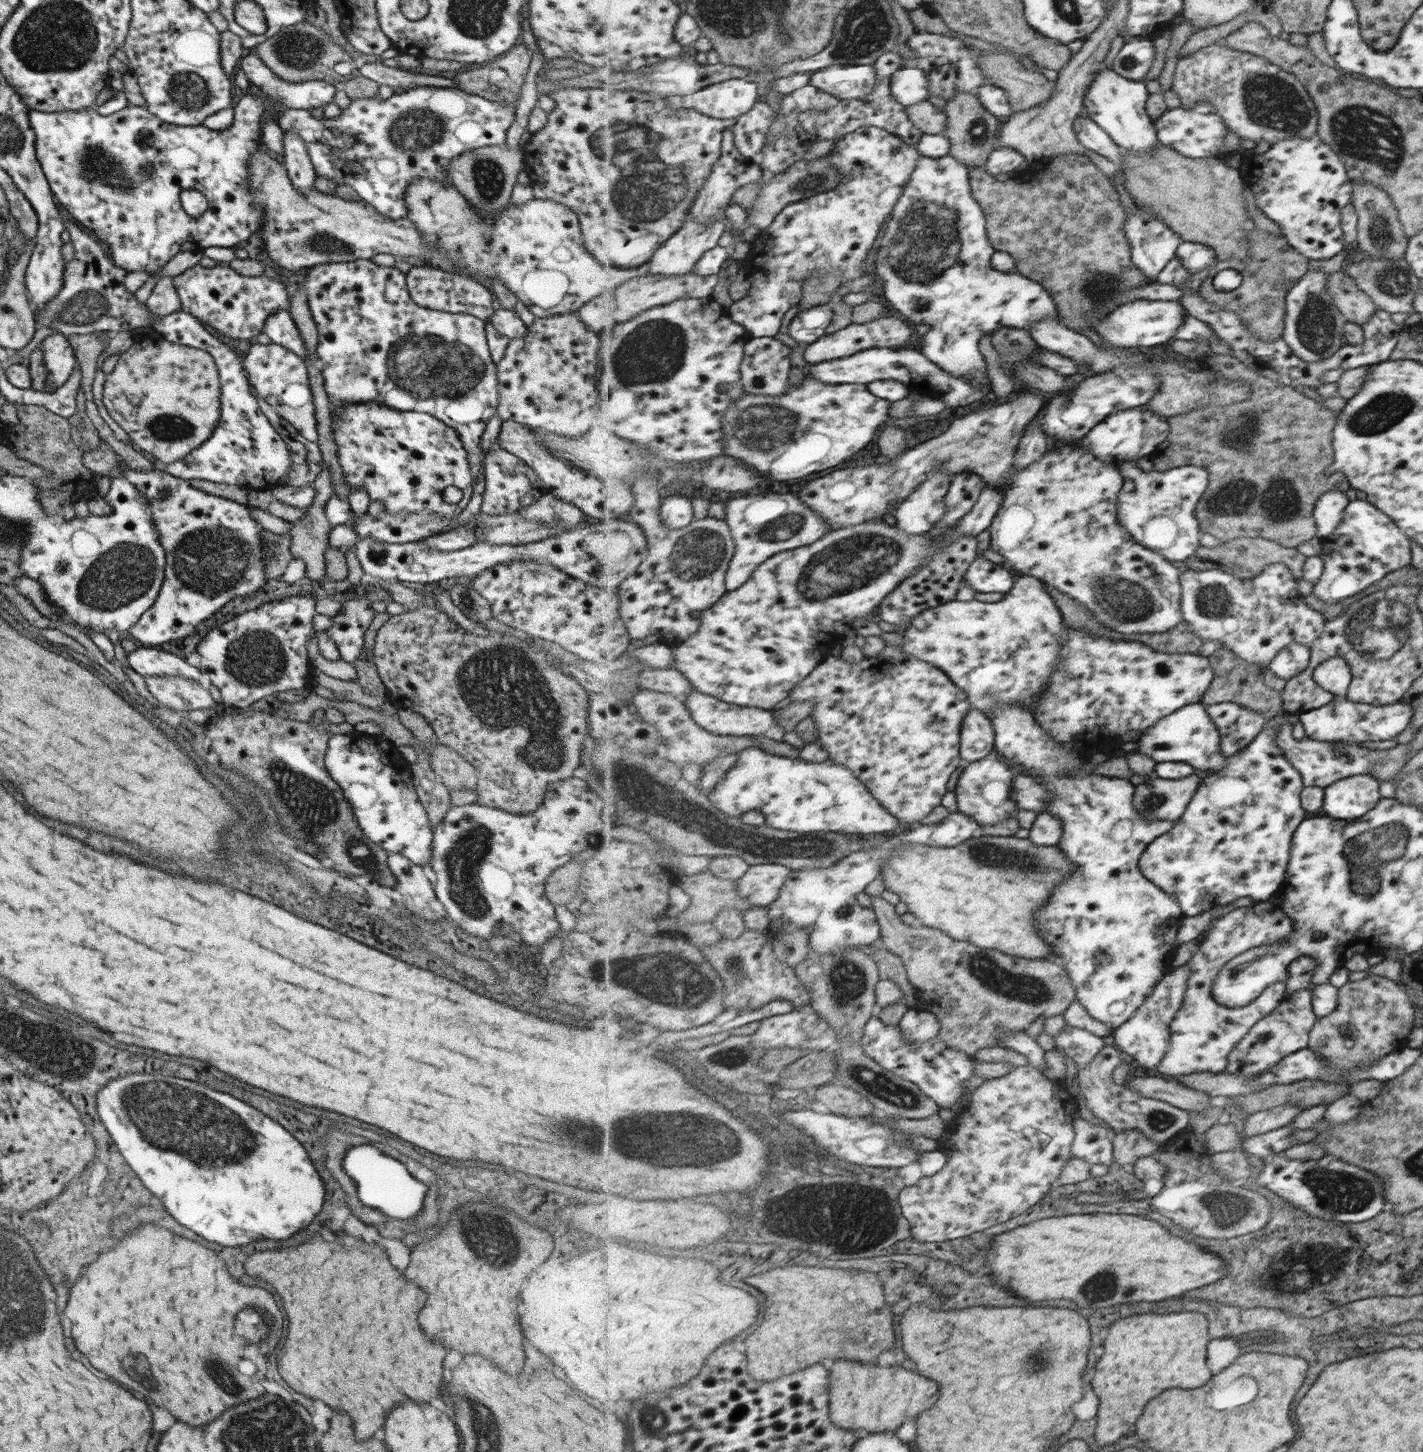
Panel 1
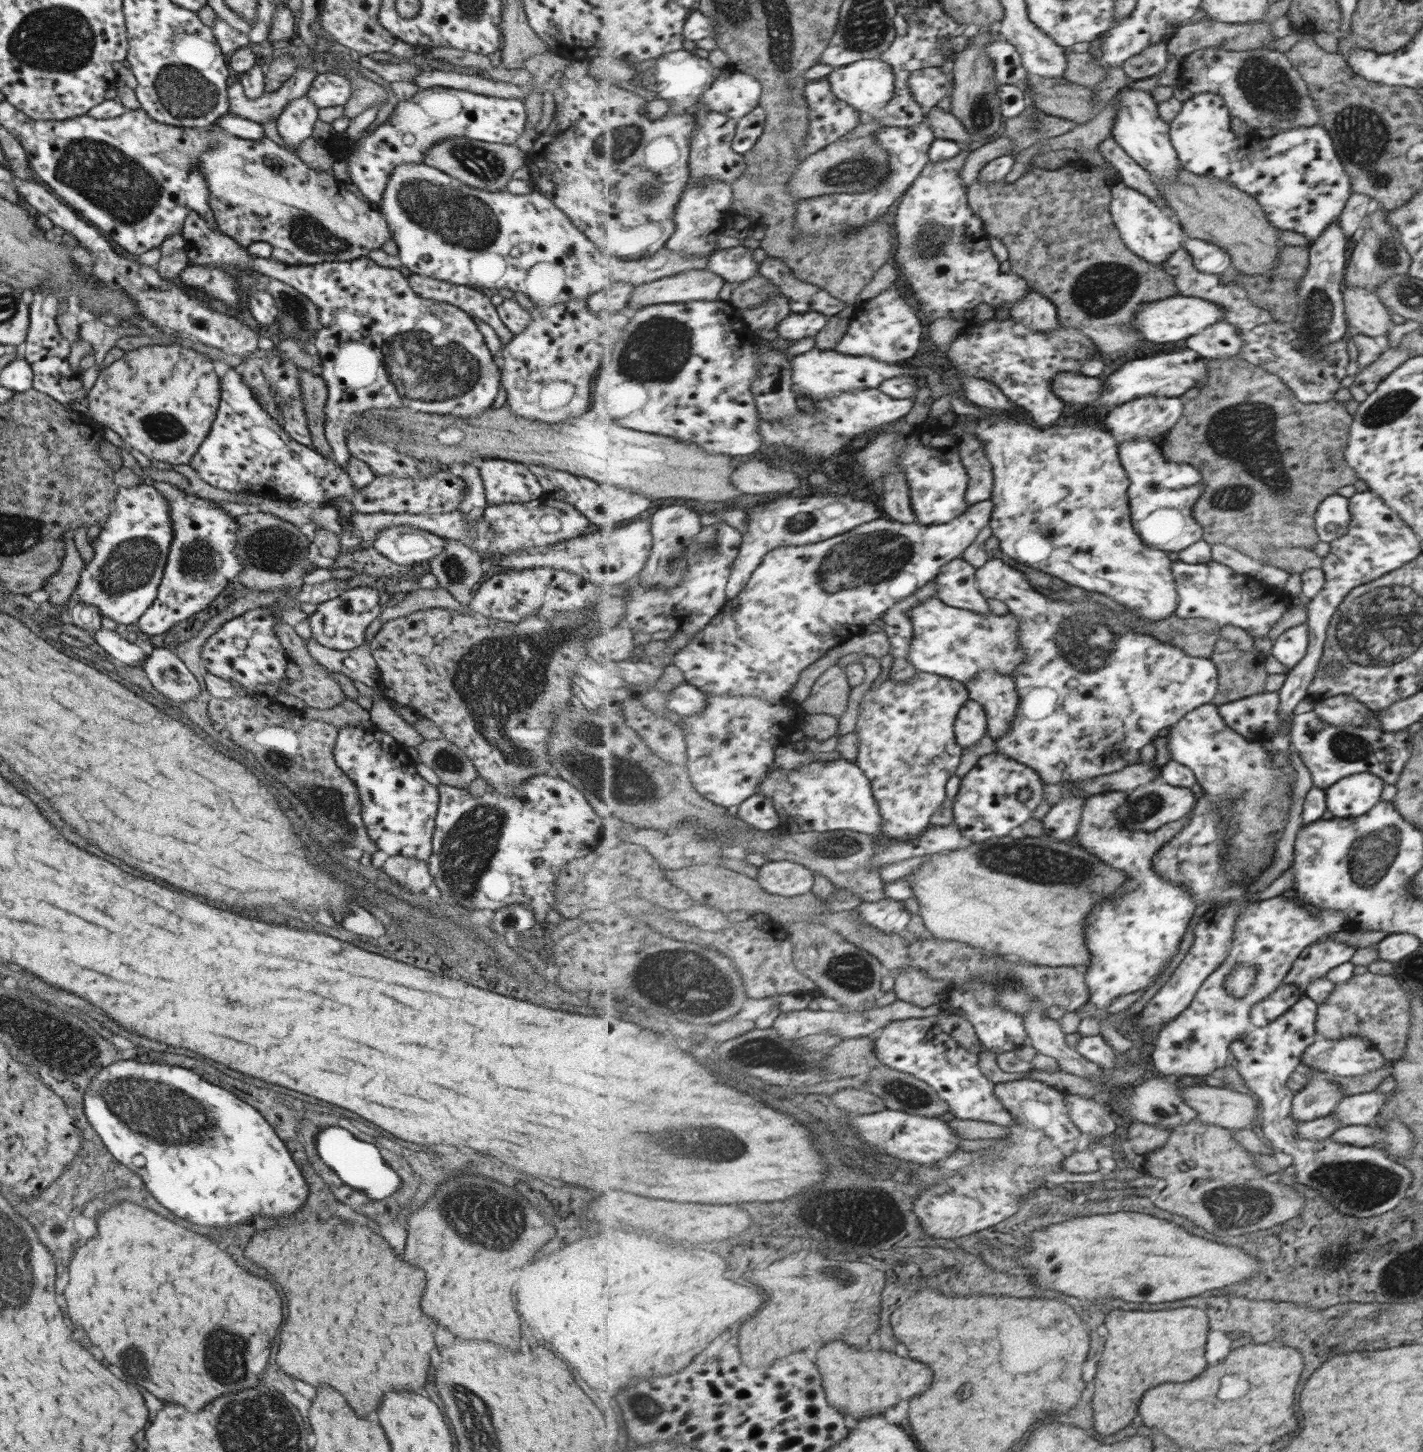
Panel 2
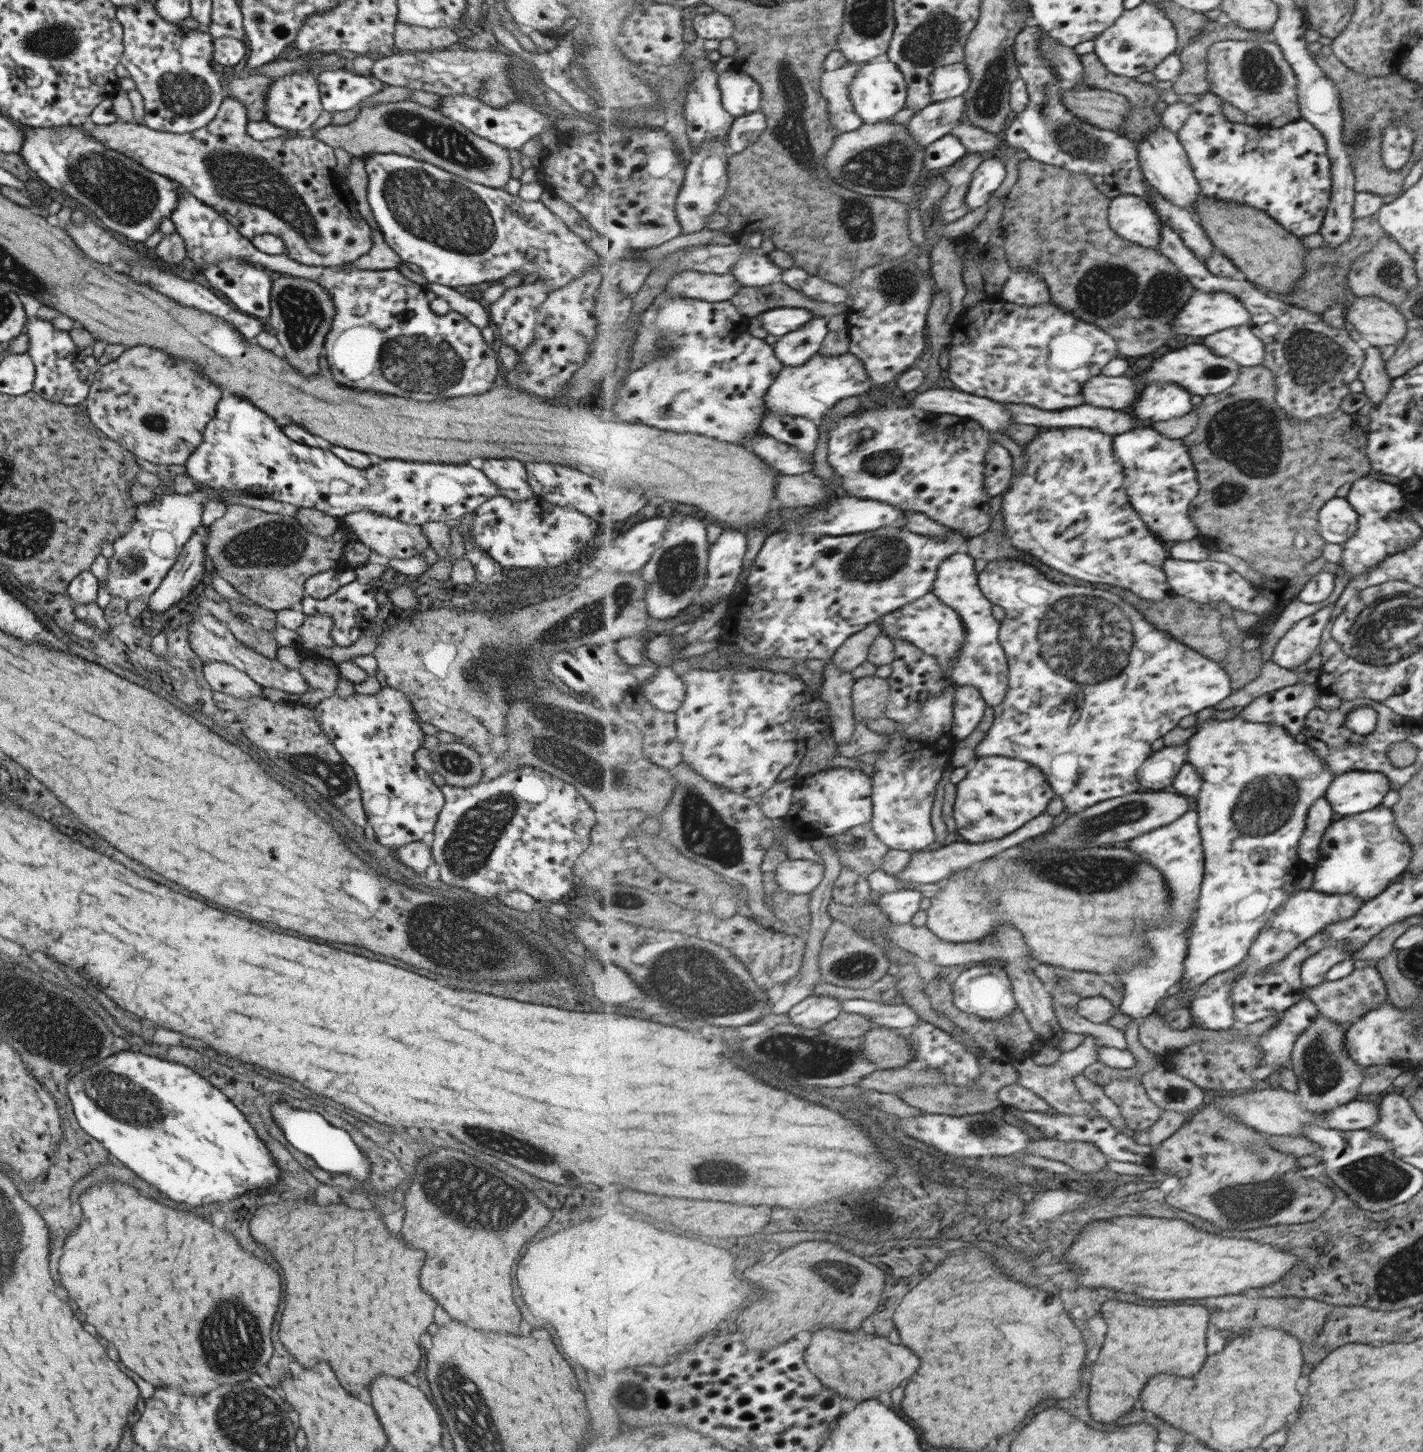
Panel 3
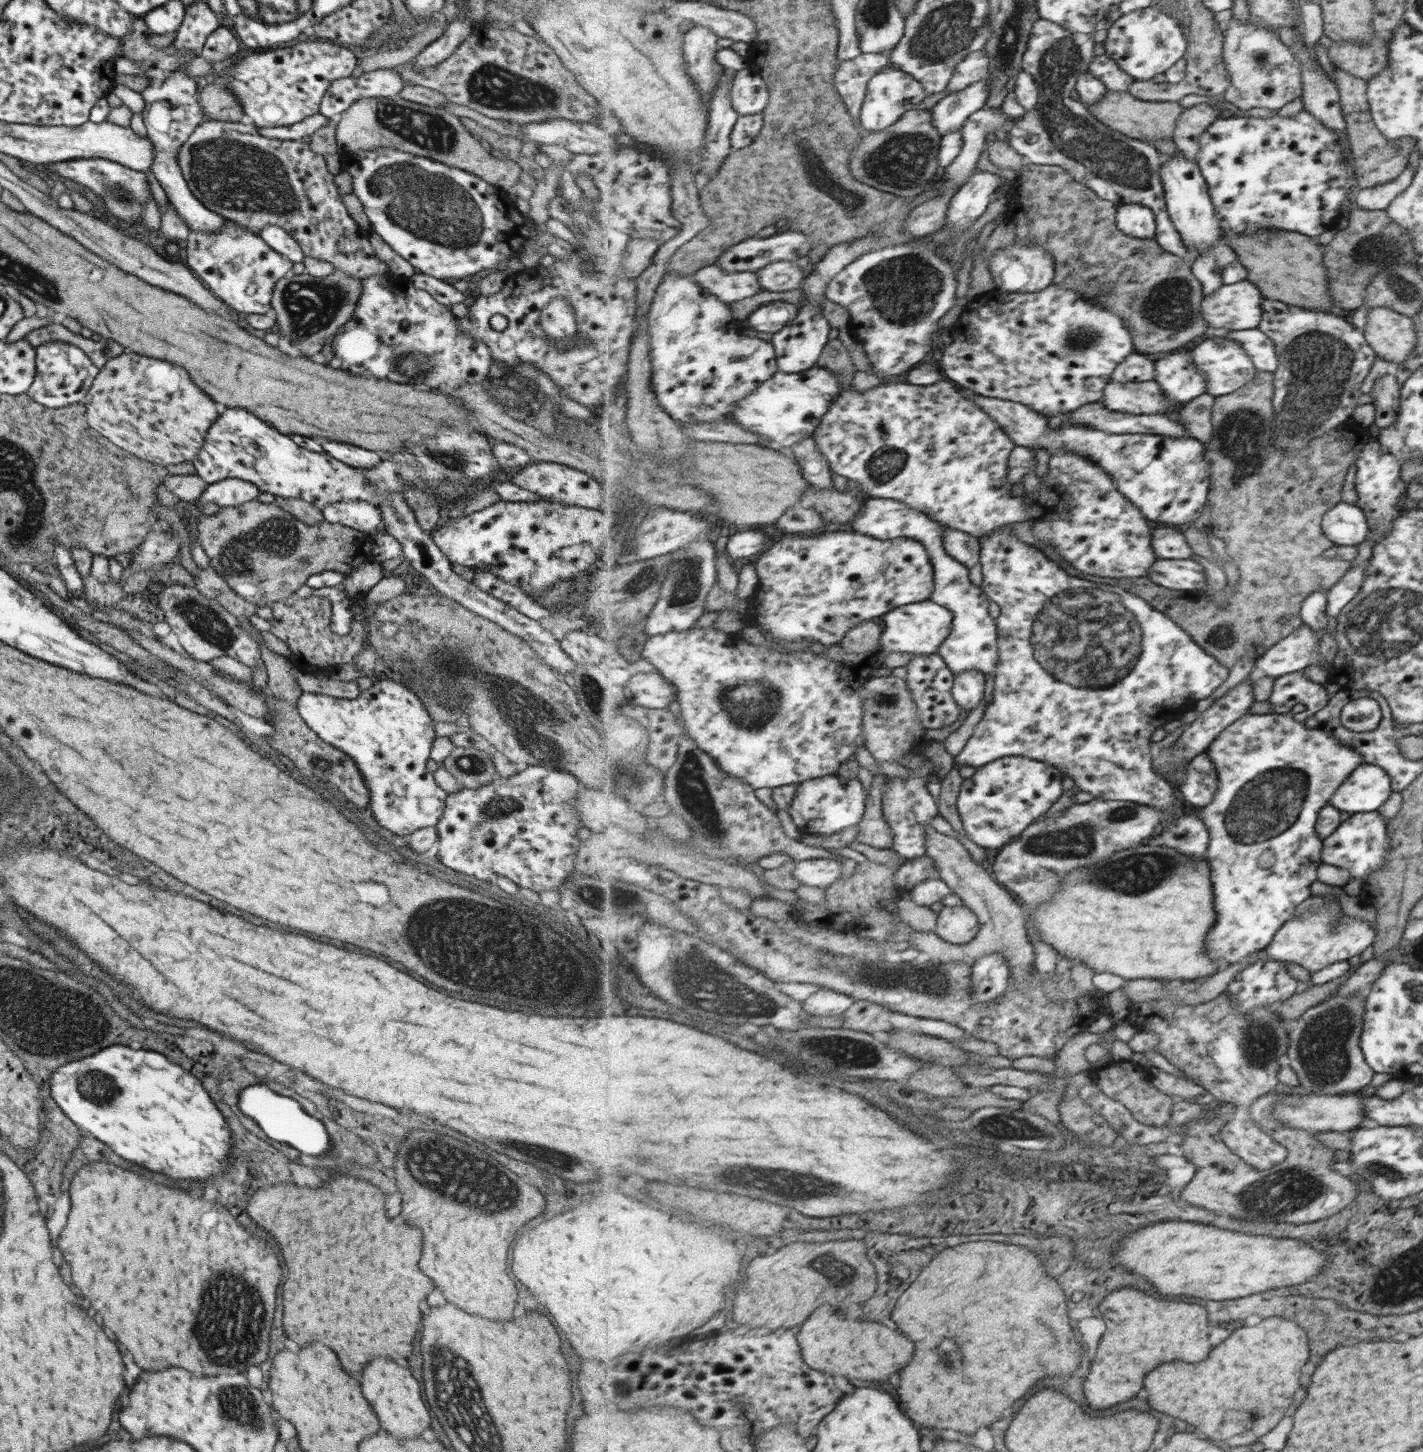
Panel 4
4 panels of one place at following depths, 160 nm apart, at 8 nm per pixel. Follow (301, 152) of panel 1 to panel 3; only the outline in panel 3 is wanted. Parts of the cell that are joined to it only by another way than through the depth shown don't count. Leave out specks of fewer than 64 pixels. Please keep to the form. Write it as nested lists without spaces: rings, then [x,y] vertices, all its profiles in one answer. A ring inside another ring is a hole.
[[[307,66],[304,71],[294,72],[291,75],[284,75],[274,79],[270,86],[268,86],[264,106],[266,120],[269,124],[283,130],[301,132],[303,135],[307,134],[309,126],[315,122],[315,119],[322,110],[315,77],[319,70],[320,68]]]

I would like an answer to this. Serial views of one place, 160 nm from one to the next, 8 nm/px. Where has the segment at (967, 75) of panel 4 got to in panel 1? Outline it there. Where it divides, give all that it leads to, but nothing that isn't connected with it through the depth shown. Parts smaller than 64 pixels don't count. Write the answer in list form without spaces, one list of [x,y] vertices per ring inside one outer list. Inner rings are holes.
[[[905,66],[893,76],[892,94],[905,106],[917,104],[930,96],[926,72],[915,66]]]

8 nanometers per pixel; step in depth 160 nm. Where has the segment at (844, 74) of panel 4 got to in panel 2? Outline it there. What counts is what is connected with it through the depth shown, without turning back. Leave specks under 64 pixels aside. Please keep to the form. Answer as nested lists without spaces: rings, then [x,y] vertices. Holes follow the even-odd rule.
[[[828,76],[812,81],[807,84],[806,89],[807,102],[810,108],[810,129],[808,130],[805,144],[798,150],[797,157],[808,157],[818,153],[826,146],[839,141],[844,134],[849,134],[855,130],[859,123],[859,111],[852,107],[843,99],[837,98],[837,95],[831,88]]]

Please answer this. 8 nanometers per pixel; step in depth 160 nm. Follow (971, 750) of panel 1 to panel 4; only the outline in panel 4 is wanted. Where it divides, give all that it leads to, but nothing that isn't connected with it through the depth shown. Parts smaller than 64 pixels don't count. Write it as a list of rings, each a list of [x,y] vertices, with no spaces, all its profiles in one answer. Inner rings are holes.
[[[968,670],[963,674],[956,675],[952,692],[957,705],[963,711],[982,707],[985,682],[987,682],[985,672],[980,670]]]

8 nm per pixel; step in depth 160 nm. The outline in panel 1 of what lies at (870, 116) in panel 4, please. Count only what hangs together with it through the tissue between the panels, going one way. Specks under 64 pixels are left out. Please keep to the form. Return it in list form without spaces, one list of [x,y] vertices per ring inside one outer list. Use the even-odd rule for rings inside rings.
[[[834,64],[814,71],[810,85],[842,100],[862,100],[874,91],[876,78],[877,71],[873,64]]]

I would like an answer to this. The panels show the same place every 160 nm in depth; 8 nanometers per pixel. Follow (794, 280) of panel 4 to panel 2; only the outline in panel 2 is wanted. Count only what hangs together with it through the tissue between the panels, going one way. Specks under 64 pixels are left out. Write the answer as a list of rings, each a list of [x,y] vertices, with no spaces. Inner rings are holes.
[[[738,245],[735,248],[714,252],[707,269],[736,285],[751,280],[751,276],[759,272],[760,264],[753,260],[753,250]]]

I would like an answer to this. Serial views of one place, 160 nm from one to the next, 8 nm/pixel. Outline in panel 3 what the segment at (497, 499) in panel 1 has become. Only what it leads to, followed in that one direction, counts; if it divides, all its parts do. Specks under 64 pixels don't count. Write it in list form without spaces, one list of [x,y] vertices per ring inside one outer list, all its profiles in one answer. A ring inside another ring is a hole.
[[[514,458],[484,459],[481,472],[497,487],[499,496],[525,501],[535,496],[526,479],[524,463]]]

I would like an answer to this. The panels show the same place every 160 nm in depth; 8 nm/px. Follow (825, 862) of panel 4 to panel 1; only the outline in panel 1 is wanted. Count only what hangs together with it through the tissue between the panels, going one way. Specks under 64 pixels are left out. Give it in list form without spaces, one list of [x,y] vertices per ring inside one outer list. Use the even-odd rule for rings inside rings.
[[[763,863],[760,865],[750,865],[749,870],[738,879],[738,894],[752,906],[768,906],[780,897],[783,885],[792,873],[792,869],[781,864]]]

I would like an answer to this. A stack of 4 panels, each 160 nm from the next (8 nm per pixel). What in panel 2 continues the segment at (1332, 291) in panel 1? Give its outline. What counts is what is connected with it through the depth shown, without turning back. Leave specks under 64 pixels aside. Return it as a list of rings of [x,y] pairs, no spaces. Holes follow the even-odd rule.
[[[1343,284],[1341,295],[1344,315],[1350,331],[1371,338],[1386,336],[1392,326],[1389,317],[1391,313],[1374,292],[1357,286],[1349,288]]]

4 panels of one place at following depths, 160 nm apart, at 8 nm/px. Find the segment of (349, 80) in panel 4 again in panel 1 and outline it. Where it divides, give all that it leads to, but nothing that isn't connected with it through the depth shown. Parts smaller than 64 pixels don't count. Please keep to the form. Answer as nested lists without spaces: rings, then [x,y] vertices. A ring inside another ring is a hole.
[[[243,54],[238,61],[239,70],[247,80],[263,92],[266,98],[280,102],[284,108],[309,110],[332,101],[338,85],[323,80],[292,83],[281,80],[259,60],[257,55]]]

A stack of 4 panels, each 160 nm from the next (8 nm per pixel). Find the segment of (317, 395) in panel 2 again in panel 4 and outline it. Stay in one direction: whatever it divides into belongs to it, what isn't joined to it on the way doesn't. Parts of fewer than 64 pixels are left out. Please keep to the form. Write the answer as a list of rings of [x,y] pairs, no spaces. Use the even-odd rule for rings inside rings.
[[[332,271],[324,278],[313,278],[307,273],[294,274],[287,272],[275,282],[270,299],[270,314],[279,326],[278,332],[289,340],[303,357],[312,357],[319,353],[323,344],[347,322],[353,314],[361,294],[359,279],[346,276],[341,278]]]

